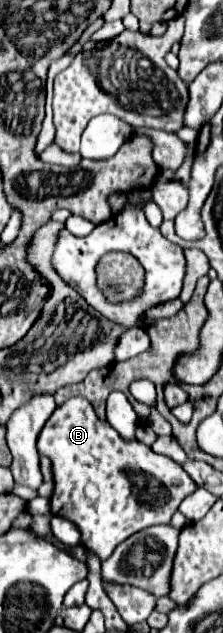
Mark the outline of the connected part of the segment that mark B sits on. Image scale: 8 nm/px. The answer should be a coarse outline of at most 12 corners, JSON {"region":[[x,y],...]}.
{"region":[[84,398],[54,410],[38,452],[52,514],[106,560],[168,524],[198,488],[122,440]]}

